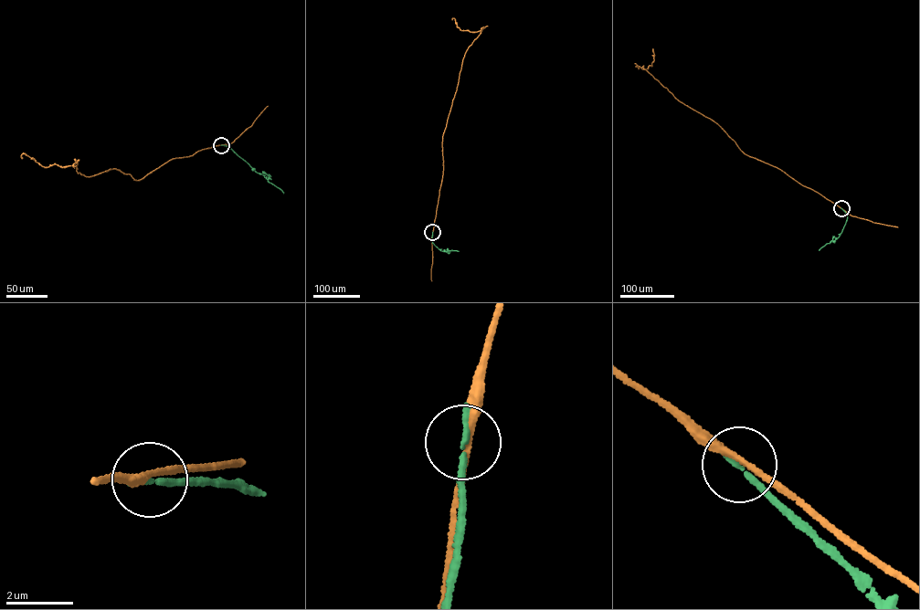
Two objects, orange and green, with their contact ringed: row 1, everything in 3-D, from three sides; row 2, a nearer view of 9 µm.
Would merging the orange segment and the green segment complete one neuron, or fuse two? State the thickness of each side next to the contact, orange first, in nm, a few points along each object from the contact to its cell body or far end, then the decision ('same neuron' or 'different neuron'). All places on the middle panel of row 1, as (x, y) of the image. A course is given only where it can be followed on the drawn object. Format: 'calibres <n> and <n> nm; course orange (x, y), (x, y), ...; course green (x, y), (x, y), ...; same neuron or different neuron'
calibres 180 and 200 nm; course orange (432, 232), (443, 175), (443, 134), (463, 58), (481, 31), (460, 30), (455, 19), (452, 20); course green (432, 232), (432, 242), (440, 250), (459, 251); different neuron

